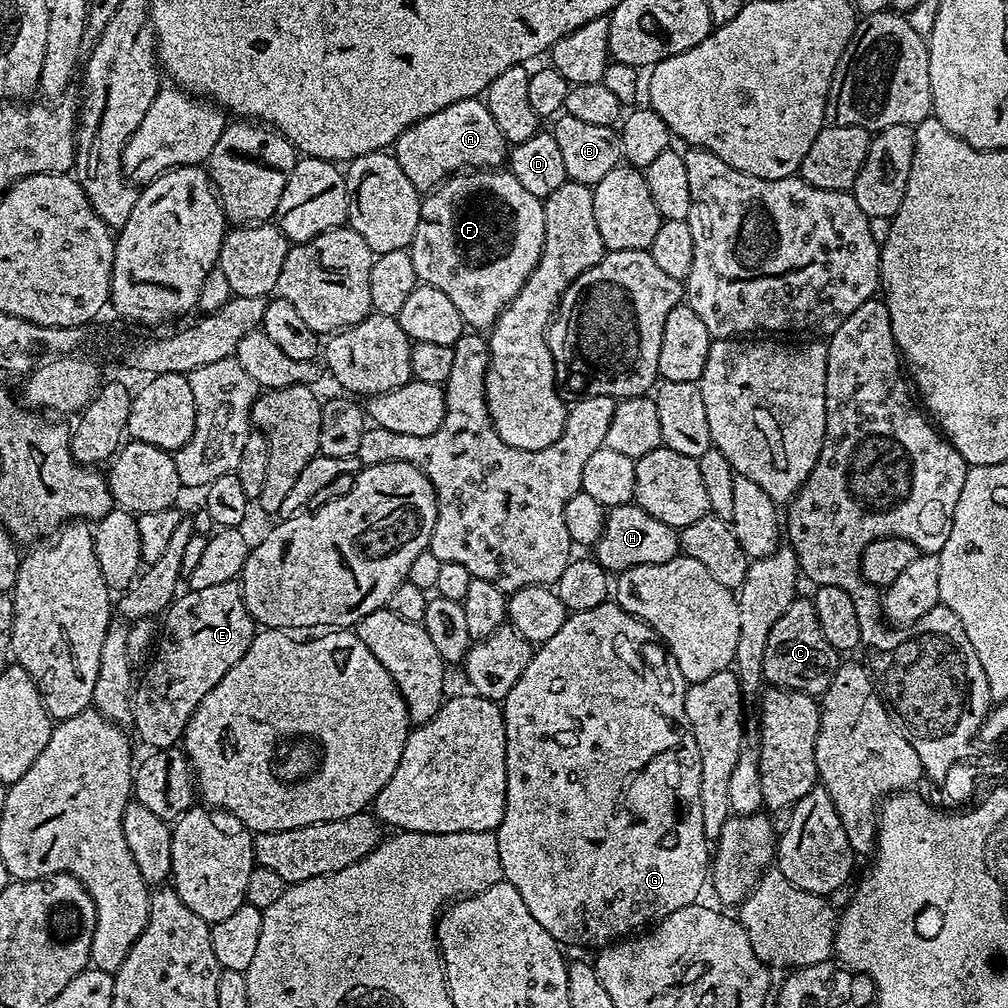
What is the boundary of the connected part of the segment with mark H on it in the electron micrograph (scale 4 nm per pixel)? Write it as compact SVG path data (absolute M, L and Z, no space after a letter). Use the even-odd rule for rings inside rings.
M635 502L613 508L605 515L602 538L594 545L594 559L609 574L619 574L634 566L670 562L678 555L681 555L679 531L666 522L658 522L658 518L646 514Z

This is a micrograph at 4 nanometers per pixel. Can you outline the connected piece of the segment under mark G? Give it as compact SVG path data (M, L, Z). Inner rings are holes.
M605 602L594 606L594 610L582 610L581 612L573 612L565 620L562 630L558 630L558 634L554 634L554 638L550 638L547 642L539 645L532 653L532 660L526 666L526 670L522 674L522 678L518 678L518 682L510 690L510 694L505 696L502 701L502 711L504 713L504 729L506 730L506 810L502 814L502 822L496 827L496 841L498 842L498 858L502 862L502 870L504 871L504 880L514 886L514 890L518 890L518 894L522 894L522 902L526 902L526 910L530 910L530 914L534 914L534 918L542 927L554 937L561 945L581 944L584 948L596 948L595 950L603 950L609 946L615 945L617 942L631 937L637 930L647 929L649 926L655 925L657 922L664 920L670 914L674 914L674 910L682 910L686 906L697 903L701 899L700 891L706 888L706 881L710 876L710 842L704 837L702 830L702 810L700 809L700 769L697 761L684 760L684 756L680 752L689 751L690 746L694 745L694 734L690 722L686 718L686 694L689 690L689 685L686 683L682 670L678 670L678 662L669 659L667 655L662 654L662 648L657 643L658 637L656 631L650 626L646 626L638 618L634 618L626 610L622 610L620 605L615 602ZM620 810L632 810L632 824L622 824L622 834L628 830L632 830L632 842L628 838L628 842L624 838L620 838L620 842L614 842L614 814Z

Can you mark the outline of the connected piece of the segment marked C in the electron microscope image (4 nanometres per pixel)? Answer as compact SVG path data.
M811 599L793 600L786 614L782 614L782 618L778 618L770 630L770 638L764 647L764 680L779 690L804 692L810 698L820 698L830 686L841 663L834 646L830 646L830 642L826 642L826 634L822 634Z

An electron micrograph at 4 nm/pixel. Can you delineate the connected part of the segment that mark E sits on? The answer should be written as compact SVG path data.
M222 582L222 586L177 595L163 620L164 633L159 633L158 647L154 652L156 661L149 666L144 681L141 684L139 681L132 705L134 729L140 735L141 742L149 744L147 747L152 750L172 750L181 743L186 726L202 698L206 698L206 694L210 694L210 690L214 690L214 686L218 686L224 675L240 661L242 654L246 654L258 631L258 625L246 610L244 595L236 582Z

